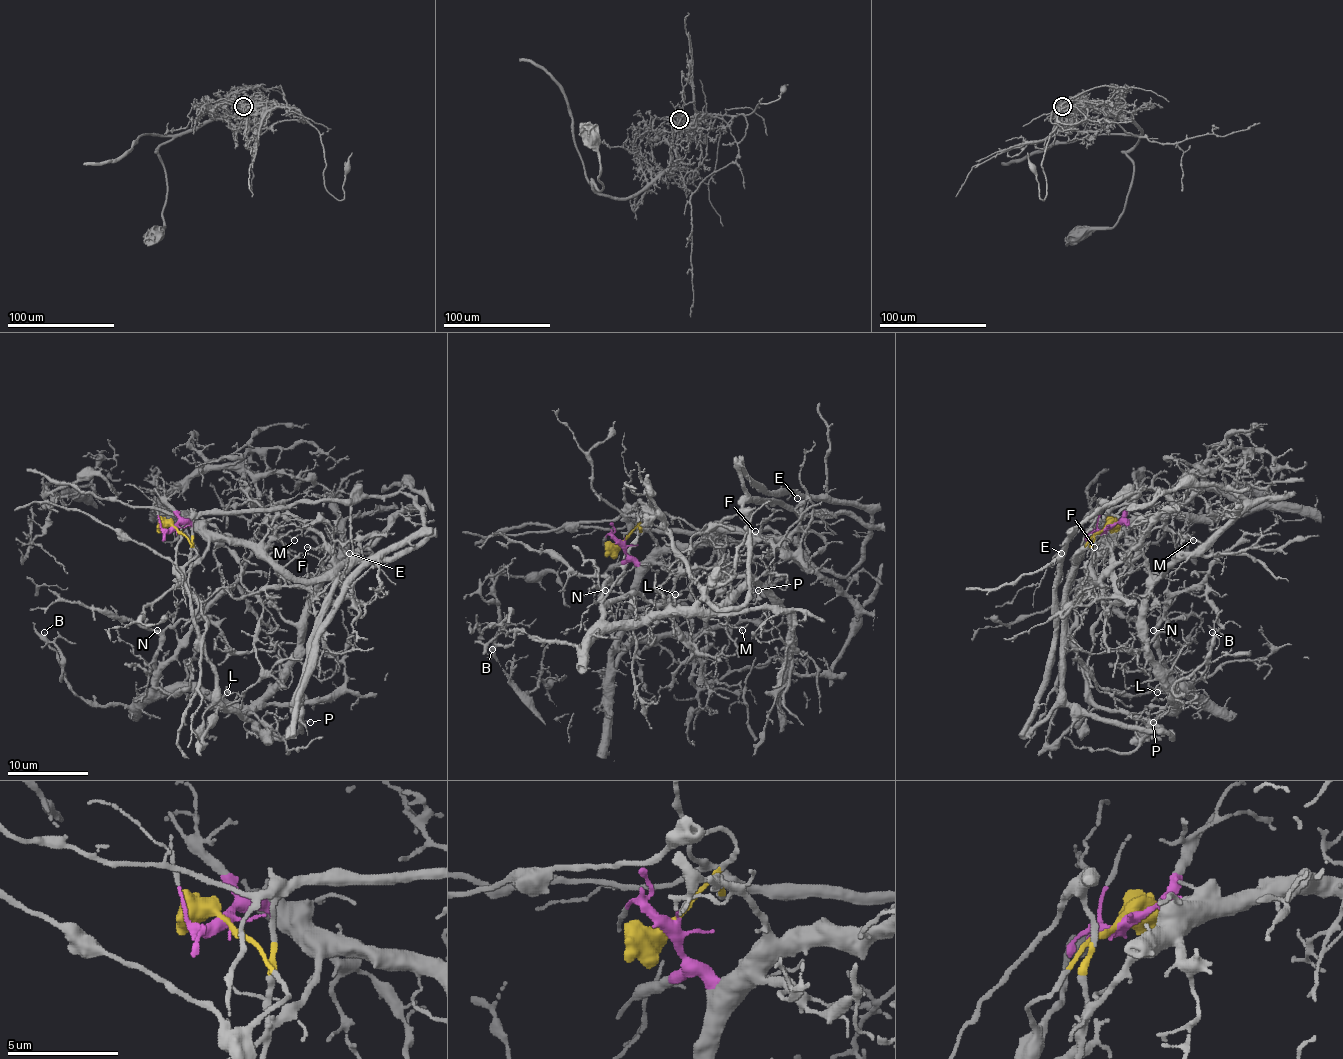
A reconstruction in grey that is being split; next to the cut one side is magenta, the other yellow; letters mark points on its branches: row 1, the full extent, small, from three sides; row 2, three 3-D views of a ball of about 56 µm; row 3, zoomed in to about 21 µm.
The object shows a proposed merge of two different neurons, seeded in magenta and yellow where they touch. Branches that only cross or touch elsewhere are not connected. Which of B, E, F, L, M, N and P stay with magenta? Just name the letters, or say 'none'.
B, F, L, M, N, P

